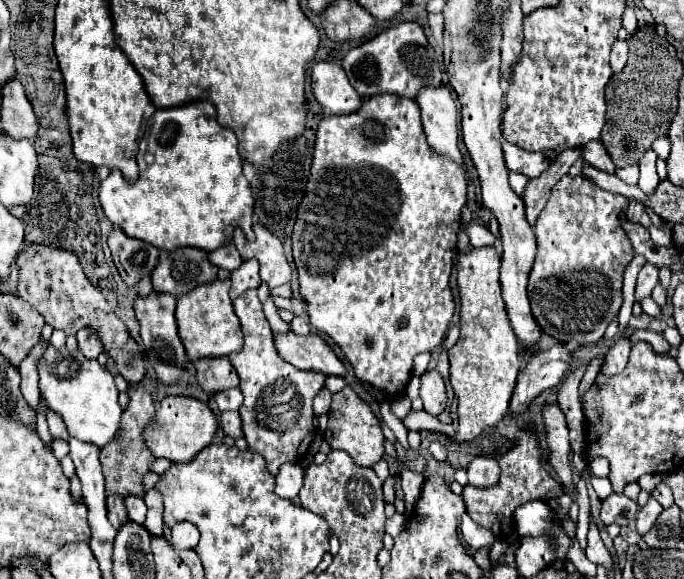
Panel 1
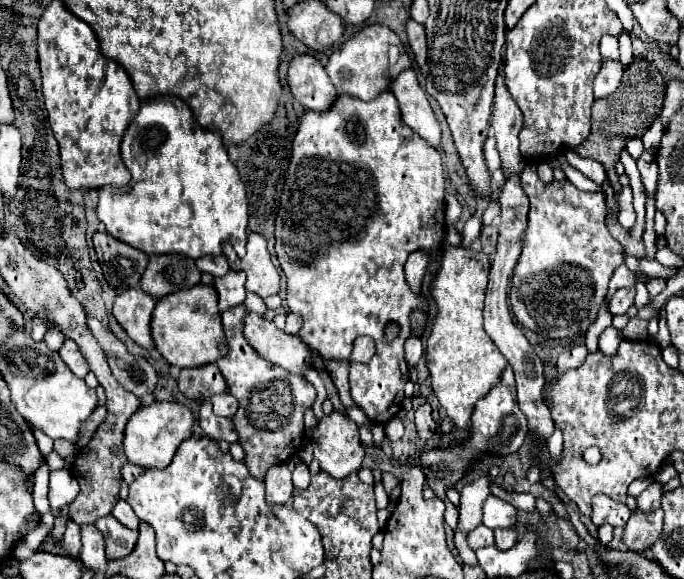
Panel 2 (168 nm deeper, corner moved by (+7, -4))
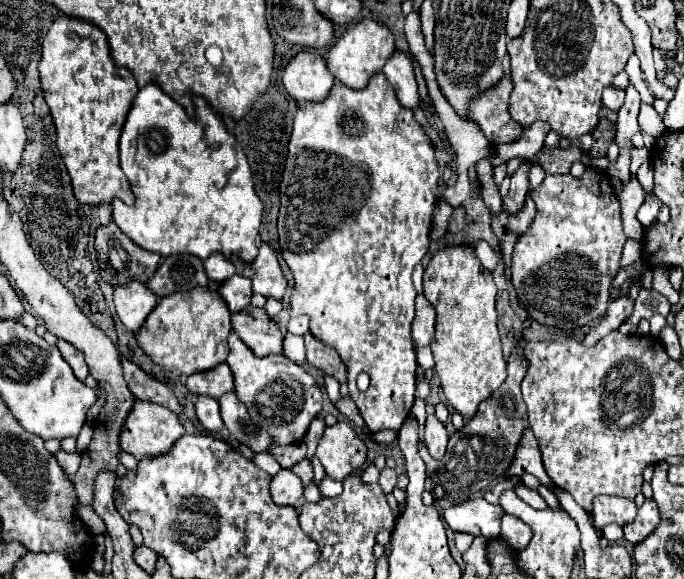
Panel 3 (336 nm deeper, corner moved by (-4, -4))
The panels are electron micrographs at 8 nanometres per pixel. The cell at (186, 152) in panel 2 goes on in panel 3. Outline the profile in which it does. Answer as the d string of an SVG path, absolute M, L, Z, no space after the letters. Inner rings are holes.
M149 84L139 90L119 140L121 168L131 182L135 204L127 206L123 200L113 200L113 220L137 246L161 256L193 254L205 260L213 252L219 252L227 258L237 254L241 260L251 262L257 256L255 238L259 234L263 204L255 194L247 156L205 99L193 96L193 102L195 119L187 116L185 108L165 94L157 84Z

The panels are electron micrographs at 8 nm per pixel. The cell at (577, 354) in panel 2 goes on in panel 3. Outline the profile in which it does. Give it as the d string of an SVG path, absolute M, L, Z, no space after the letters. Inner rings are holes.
M621 296L617 300L613 300L607 308L607 316L603 316L603 320L599 320L591 330L587 333L587 336L583 339L583 346L585 348L591 348L595 346L603 336L607 336L611 330L619 328L631 314L633 314L633 306L635 306L635 300L631 300L629 296Z

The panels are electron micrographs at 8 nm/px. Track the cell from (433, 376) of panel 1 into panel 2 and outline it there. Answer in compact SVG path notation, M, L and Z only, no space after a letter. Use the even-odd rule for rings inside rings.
M426 402L422 406L418 406L418 410L416 410L416 432L418 432L420 440L424 440L424 442L430 440L432 434L436 432L436 422L432 420L430 412L432 412L432 408Z

